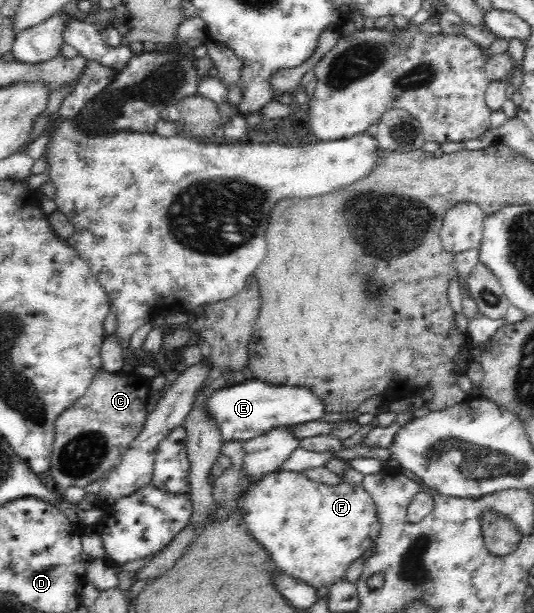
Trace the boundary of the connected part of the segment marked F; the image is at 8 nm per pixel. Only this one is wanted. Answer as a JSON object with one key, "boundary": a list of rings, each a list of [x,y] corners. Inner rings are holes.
{"boundary":[[[271,473],[251,484],[243,494],[244,507],[241,508],[247,529],[251,535],[271,553],[275,563],[287,573],[305,583],[318,588],[330,585],[344,575],[346,567],[358,558],[376,540],[379,520],[371,496],[359,485],[339,483],[337,487],[311,481],[303,473]]]}

